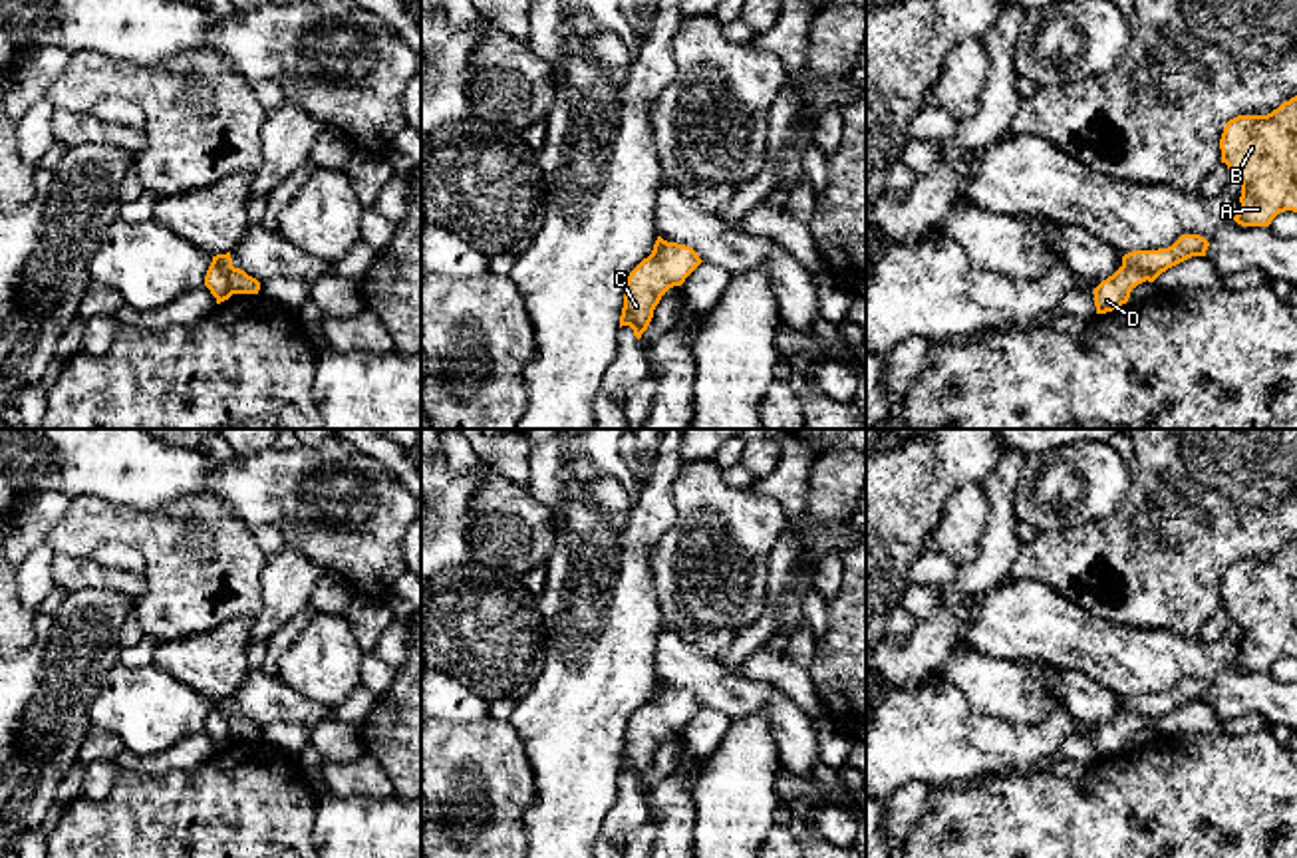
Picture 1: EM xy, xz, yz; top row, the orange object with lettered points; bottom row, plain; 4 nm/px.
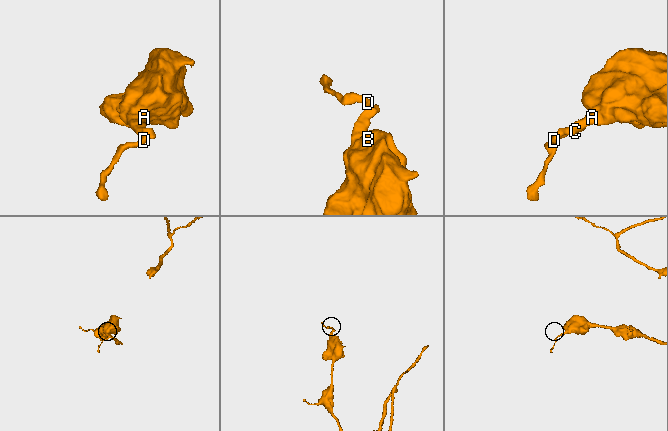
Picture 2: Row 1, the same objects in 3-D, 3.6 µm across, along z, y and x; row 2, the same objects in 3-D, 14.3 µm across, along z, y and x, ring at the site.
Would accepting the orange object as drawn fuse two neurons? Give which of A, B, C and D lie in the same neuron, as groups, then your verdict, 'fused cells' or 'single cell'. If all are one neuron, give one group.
groups A B C / D; fused cells

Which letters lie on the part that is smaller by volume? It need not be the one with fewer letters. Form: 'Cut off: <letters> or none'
Cut off: D

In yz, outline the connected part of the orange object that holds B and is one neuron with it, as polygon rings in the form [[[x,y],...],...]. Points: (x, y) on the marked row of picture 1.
[[[1297,95],[1267,115],[1237,115],[1224,127],[1222,163],[1241,183],[1241,211],[1233,220],[1241,226],[1269,226],[1285,211],[1297,213]]]

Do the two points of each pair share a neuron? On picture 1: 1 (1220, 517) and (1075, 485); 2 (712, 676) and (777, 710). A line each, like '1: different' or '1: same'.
1: different
2: same

